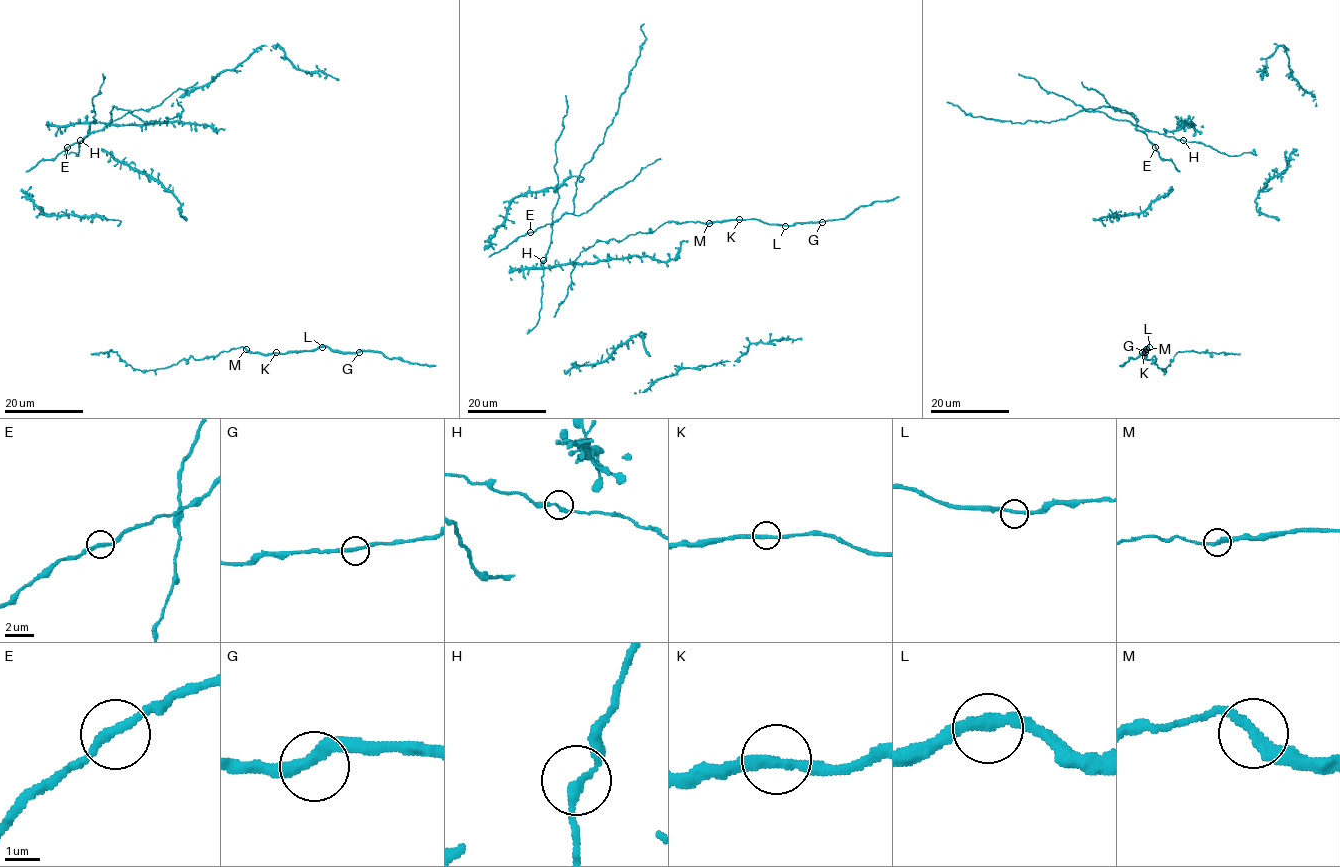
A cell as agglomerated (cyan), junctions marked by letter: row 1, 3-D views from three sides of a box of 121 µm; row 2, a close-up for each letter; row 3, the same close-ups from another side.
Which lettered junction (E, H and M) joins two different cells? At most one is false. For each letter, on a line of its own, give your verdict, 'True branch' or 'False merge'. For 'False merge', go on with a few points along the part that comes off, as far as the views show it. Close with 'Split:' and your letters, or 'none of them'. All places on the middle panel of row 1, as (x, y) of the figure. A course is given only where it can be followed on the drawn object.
E: True branch
H: True branch
M: False merge. Course of the part to remove: (709, 223), (759, 219), (769, 224), (792, 225), (844, 219), (860, 206), (898, 196)
Split: M

